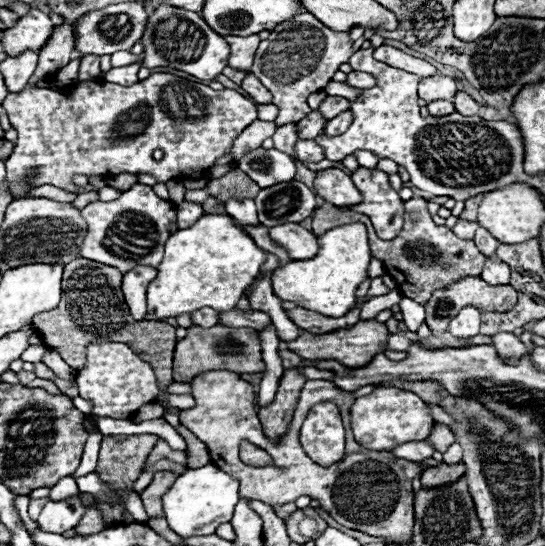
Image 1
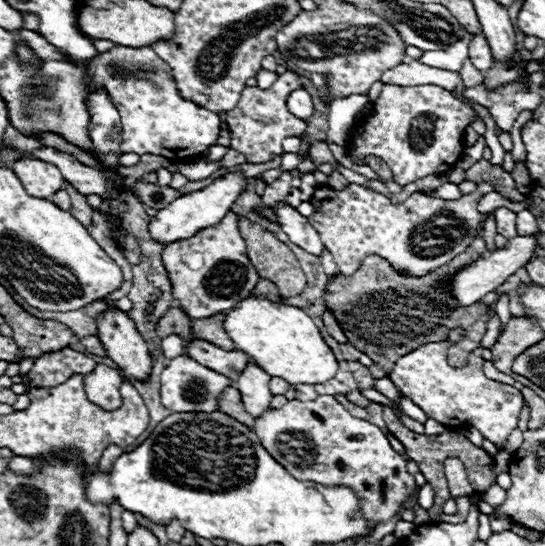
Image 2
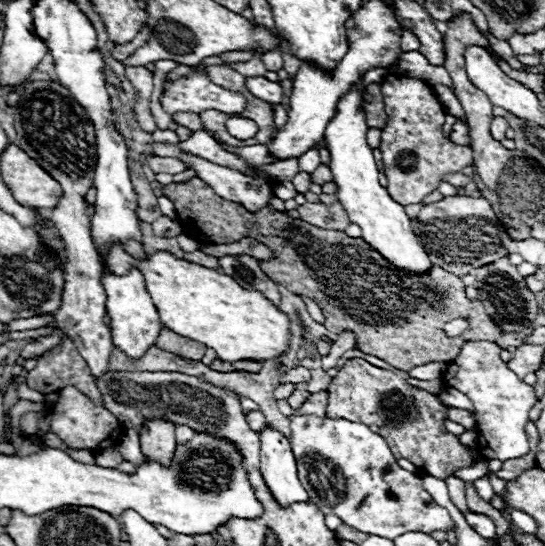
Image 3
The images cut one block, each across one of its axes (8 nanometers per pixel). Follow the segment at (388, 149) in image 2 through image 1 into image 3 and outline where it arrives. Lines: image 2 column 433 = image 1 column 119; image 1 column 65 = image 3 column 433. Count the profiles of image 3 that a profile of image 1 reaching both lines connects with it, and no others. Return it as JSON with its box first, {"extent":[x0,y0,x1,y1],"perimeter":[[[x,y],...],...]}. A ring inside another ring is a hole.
{"extent":[380,74,472,206],"perimeter":[[[388,74],[382,80],[382,96],[384,96],[386,112],[388,112],[388,124],[382,130],[382,144],[380,144],[382,158],[384,158],[384,174],[388,176],[386,190],[402,206],[420,204],[426,194],[430,194],[432,190],[438,188],[438,184],[442,182],[442,178],[446,174],[462,172],[466,166],[472,166],[472,148],[470,146],[458,146],[458,144],[454,144],[442,136],[446,110],[426,82],[416,80],[416,78],[398,76],[398,74]]]}

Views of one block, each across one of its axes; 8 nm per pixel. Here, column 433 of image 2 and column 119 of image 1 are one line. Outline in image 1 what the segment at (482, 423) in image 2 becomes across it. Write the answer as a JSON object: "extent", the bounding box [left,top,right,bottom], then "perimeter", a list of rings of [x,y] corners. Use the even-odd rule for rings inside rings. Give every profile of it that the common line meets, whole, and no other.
{"extent":[76,342,158,418],"perimeter":[[[96,342],[88,346],[86,368],[76,376],[80,396],[92,400],[92,416],[110,416],[110,418],[130,418],[140,406],[150,404],[158,396],[158,384],[154,370],[148,362],[140,360],[126,344],[122,342]]]}

